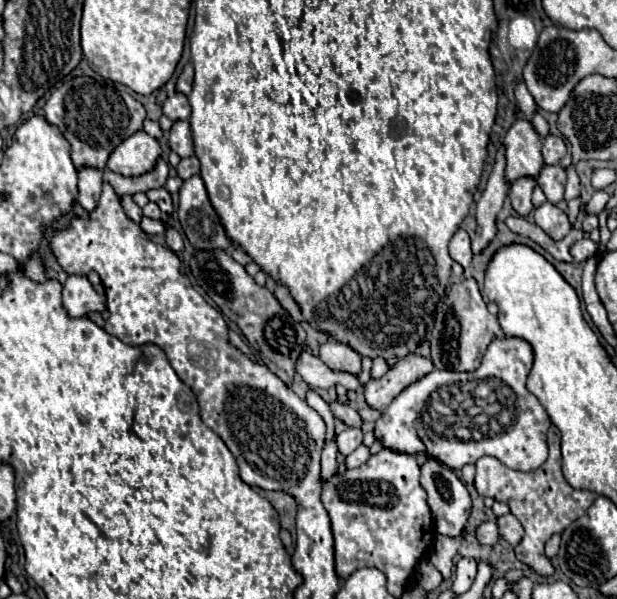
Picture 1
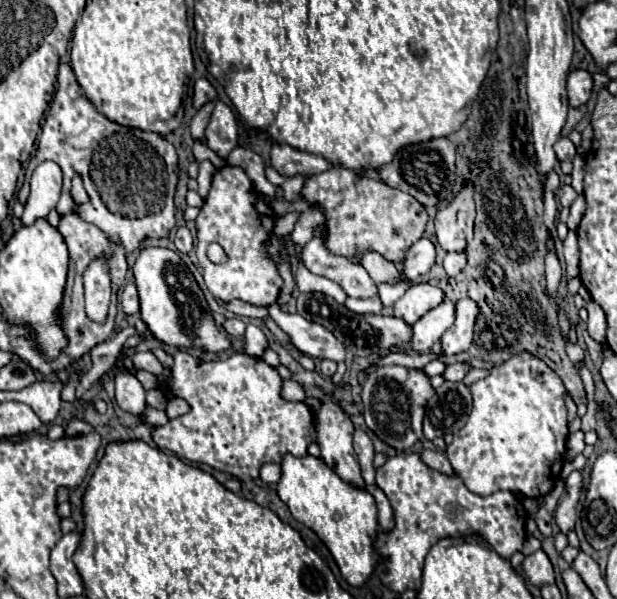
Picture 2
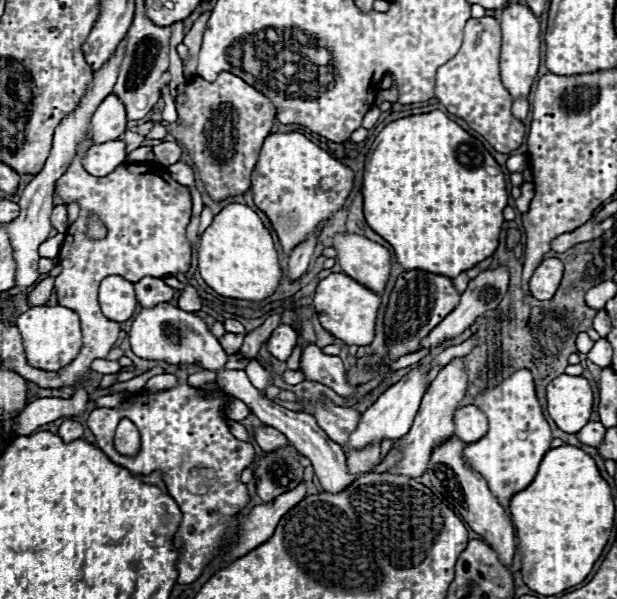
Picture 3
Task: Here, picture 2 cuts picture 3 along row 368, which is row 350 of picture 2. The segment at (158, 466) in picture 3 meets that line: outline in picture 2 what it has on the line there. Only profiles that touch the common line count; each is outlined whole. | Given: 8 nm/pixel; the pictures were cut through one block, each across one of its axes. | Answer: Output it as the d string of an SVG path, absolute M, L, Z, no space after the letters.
M176 350L174 364L170 368L170 382L168 390L172 396L184 398L190 404L190 412L178 418L168 420L164 426L156 426L152 430L152 440L160 450L170 450L180 458L208 464L220 472L228 472L238 480L258 478L262 464L280 464L286 454L292 456L306 456L308 444L316 442L316 426L314 426L314 412L304 402L288 402L280 396L282 392L282 378L276 368L268 366L260 358L252 358L248 354L234 354L222 362L204 362L196 364L190 352Z

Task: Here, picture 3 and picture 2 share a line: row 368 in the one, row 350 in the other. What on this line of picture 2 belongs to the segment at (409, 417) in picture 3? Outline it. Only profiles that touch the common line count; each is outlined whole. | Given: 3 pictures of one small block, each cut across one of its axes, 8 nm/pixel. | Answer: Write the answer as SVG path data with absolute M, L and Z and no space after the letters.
M446 298L440 306L436 306L436 310L430 310L428 314L424 314L424 318L420 318L412 326L412 338L410 338L412 348L420 354L428 352L432 344L442 338L444 330L452 326L452 318L454 318L454 302Z

